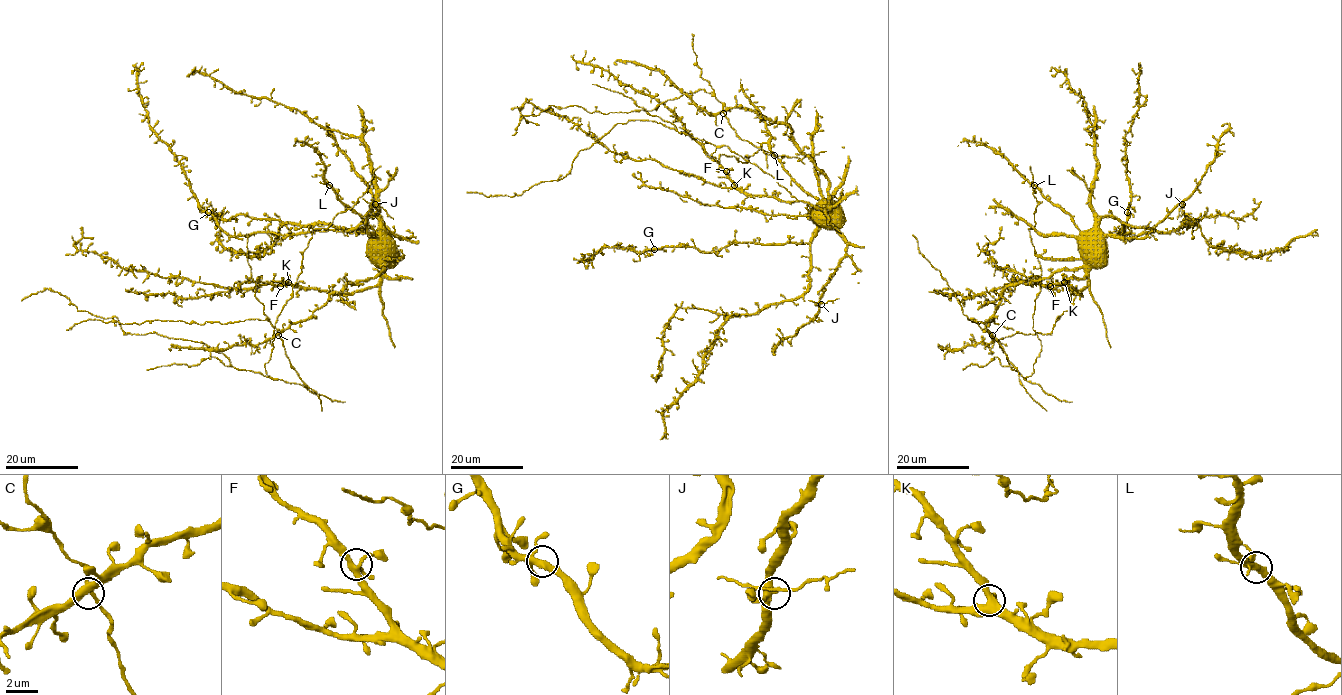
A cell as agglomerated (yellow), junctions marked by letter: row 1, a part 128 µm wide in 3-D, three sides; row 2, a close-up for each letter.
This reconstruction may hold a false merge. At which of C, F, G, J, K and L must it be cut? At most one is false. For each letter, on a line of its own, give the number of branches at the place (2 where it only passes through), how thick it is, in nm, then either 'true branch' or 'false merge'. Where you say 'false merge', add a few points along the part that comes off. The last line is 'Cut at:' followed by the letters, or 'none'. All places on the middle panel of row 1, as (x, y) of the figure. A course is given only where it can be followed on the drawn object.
C: branches 4; calibre 280 nm; true branch
F: branches 4; calibre 280 nm; true branch
G: branches 4; calibre 320 nm; true branch
J: branches 4; calibre 300 nm; true branch
K: branches 4; calibre 400 nm; true branch
L: branches 4; calibre 320 nm; true branch
Cut at: none

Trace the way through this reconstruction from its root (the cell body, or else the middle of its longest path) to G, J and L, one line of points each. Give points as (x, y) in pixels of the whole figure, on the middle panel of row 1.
G: (827, 214), (819, 219), (824, 222), (817, 233), (804, 243), (731, 243), (712, 251), (692, 247), (654, 249)
J: (827, 214), (846, 244), (846, 254), (823, 288), (821, 304)
L: (827, 214), (818, 204), (820, 202), (802, 188), (775, 156)

